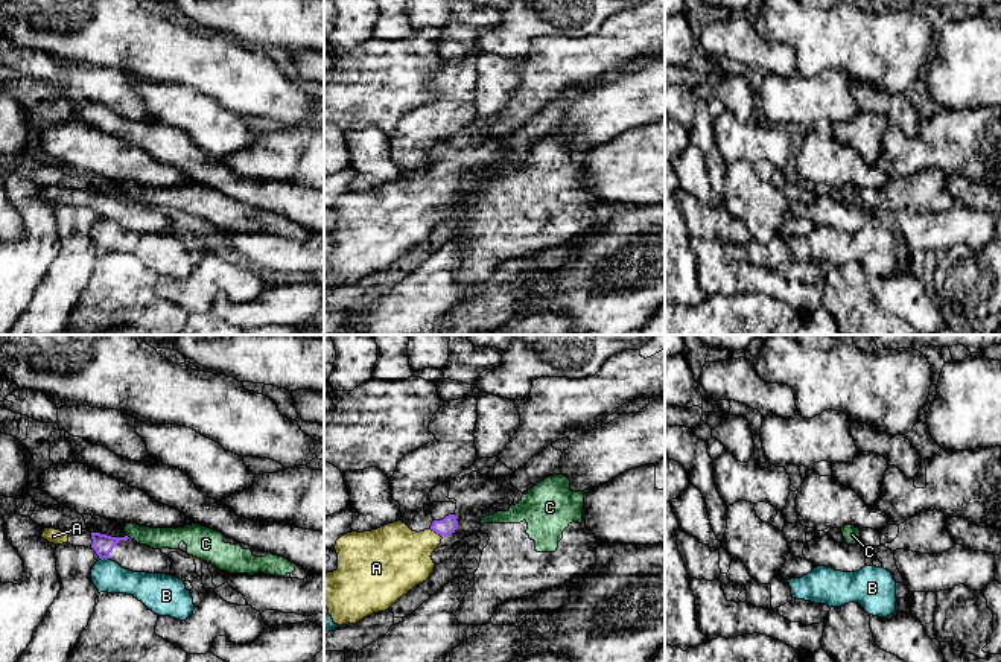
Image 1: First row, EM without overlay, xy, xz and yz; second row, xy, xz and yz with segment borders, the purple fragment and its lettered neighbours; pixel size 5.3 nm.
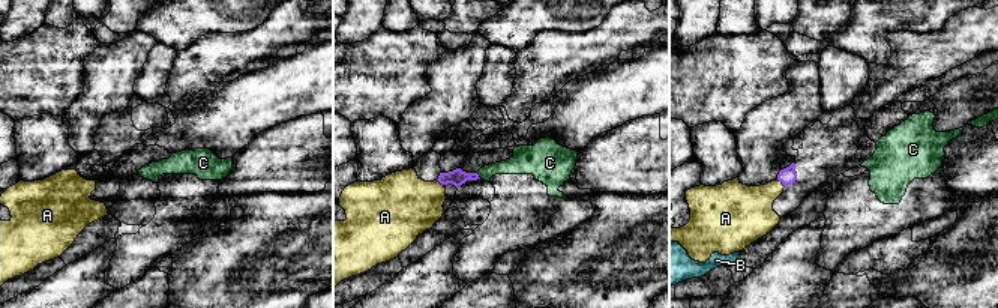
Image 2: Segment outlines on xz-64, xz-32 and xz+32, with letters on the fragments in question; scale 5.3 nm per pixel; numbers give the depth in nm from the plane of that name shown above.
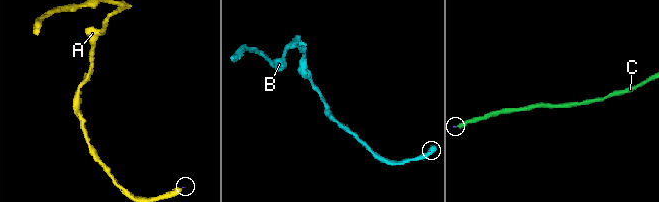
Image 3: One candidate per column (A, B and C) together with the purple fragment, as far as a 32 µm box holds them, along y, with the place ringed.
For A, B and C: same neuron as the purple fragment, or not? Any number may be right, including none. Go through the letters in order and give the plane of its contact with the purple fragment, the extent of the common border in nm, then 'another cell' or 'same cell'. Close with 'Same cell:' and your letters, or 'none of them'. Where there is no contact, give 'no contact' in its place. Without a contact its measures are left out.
A: meets purple in xz; contact 90 nm long; same cell
B: meets purple in xy; contact 50 nm long; another cell
C: meets purple in xy; contact 40 nm long; another cell
Same cell: A

